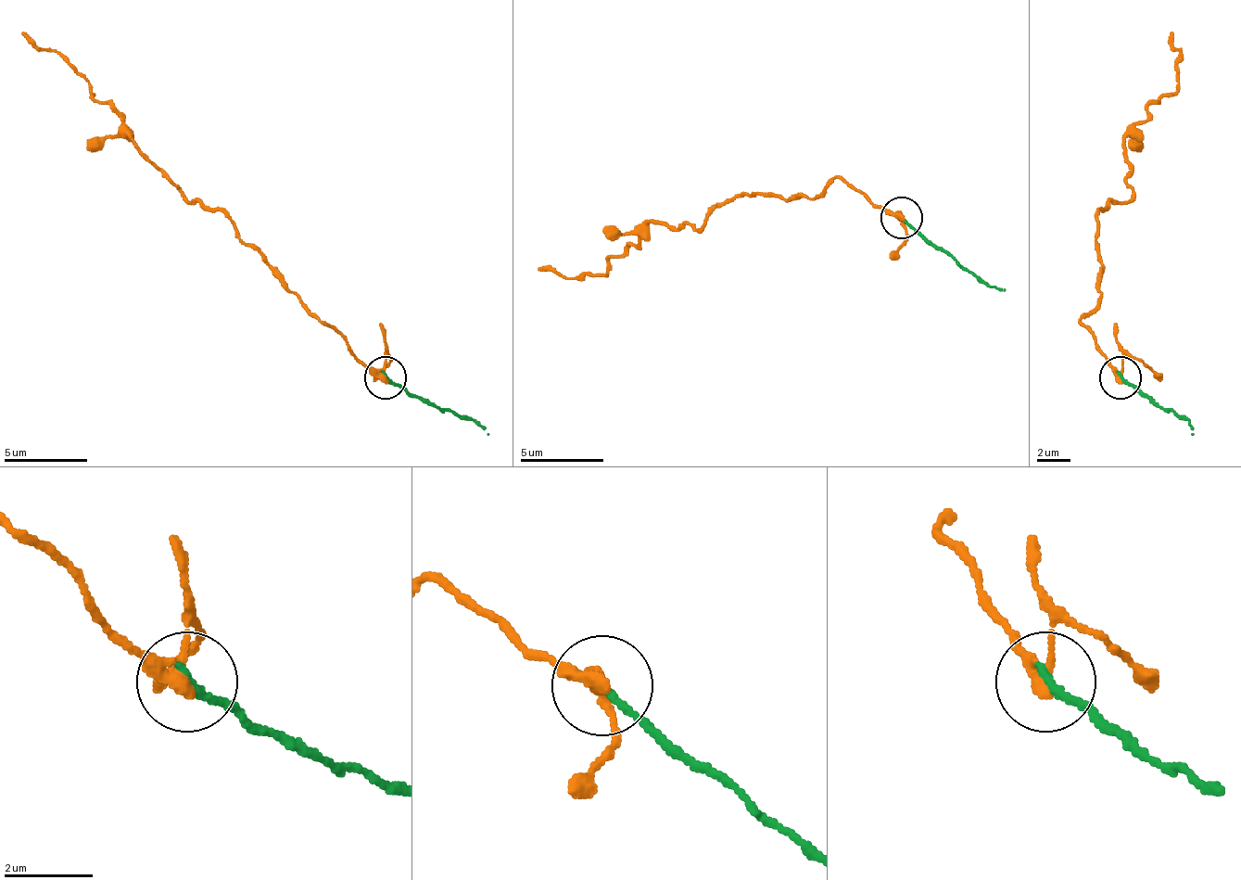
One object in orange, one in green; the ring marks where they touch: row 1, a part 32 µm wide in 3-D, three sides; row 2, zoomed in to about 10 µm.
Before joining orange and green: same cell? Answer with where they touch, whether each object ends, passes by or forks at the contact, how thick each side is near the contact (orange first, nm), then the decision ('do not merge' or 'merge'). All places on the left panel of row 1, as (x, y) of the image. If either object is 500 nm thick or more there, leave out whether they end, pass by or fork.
at (386, 377); orange passes by; green ends there; 280 nm thick on the orange side, 190 nm on the other; merge

